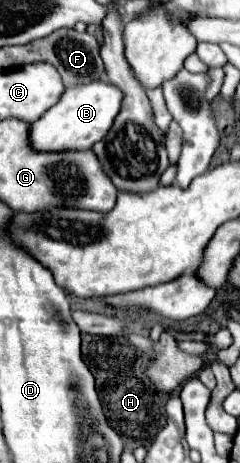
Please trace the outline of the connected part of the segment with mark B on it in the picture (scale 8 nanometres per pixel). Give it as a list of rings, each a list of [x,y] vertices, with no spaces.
[[[103,81],[71,87],[63,93],[57,105],[53,105],[39,121],[31,125],[31,145],[35,151],[83,151],[91,149],[99,139],[107,135],[115,115],[119,113],[123,93],[119,87]]]

